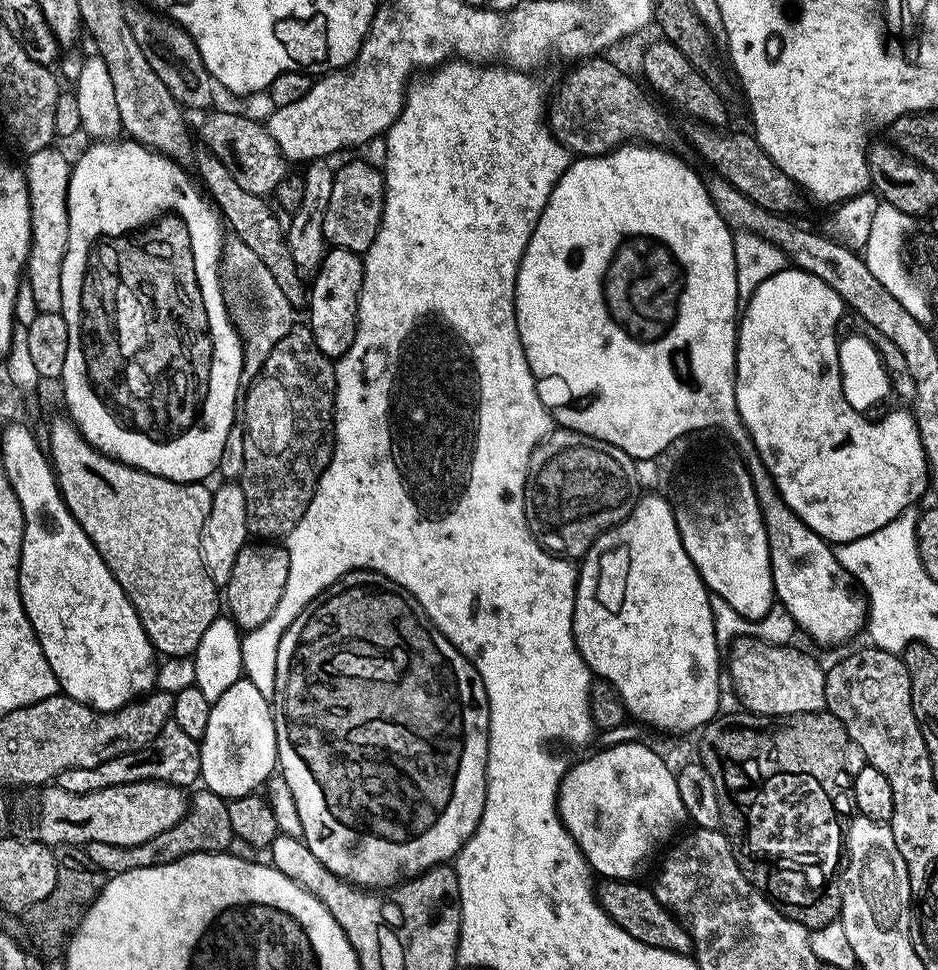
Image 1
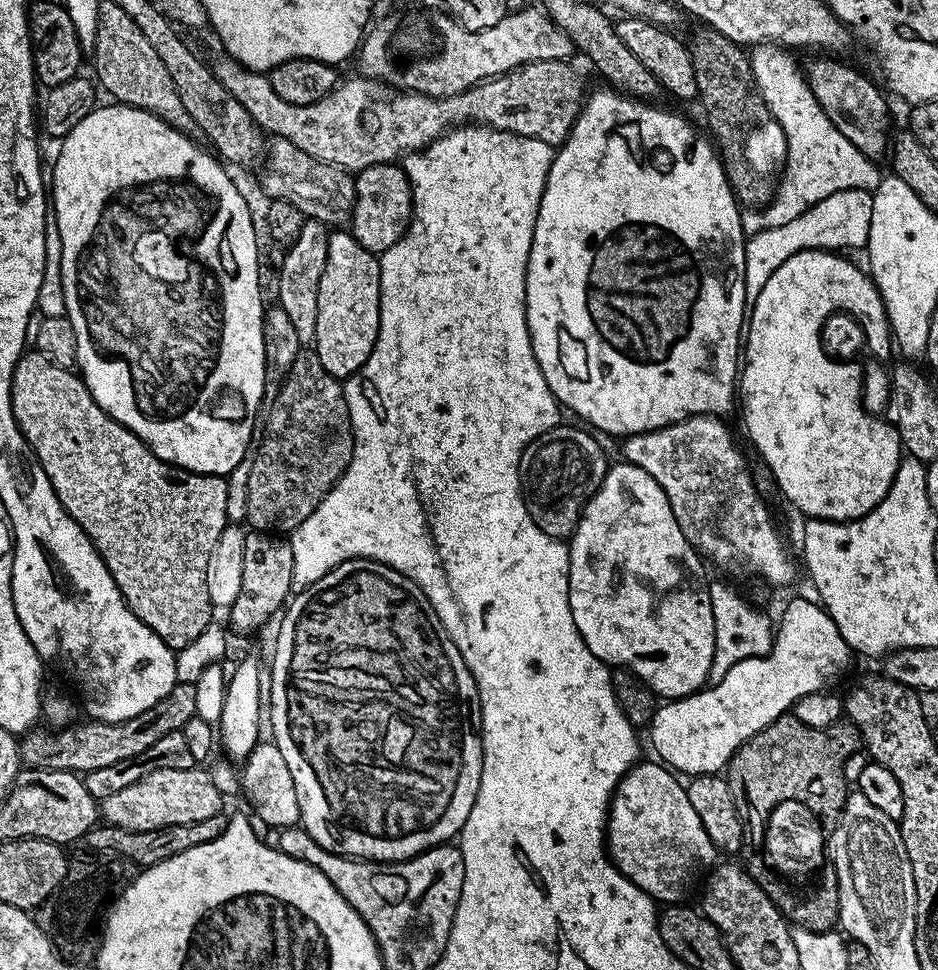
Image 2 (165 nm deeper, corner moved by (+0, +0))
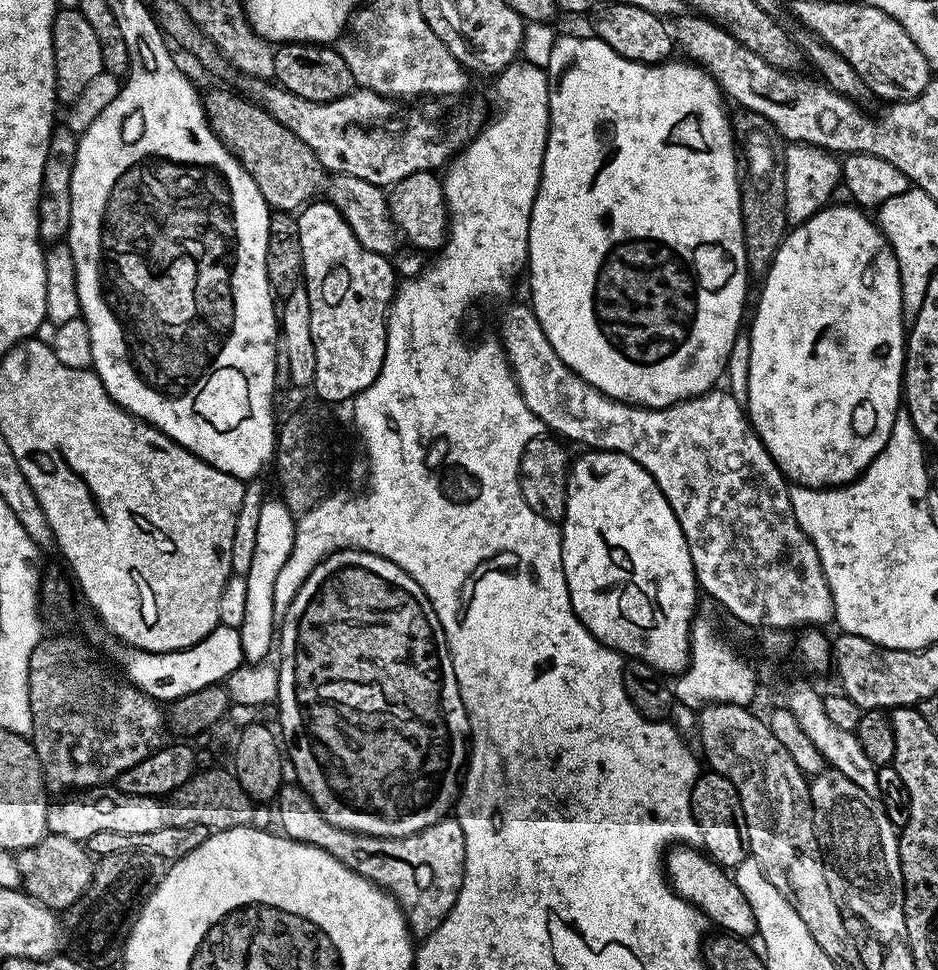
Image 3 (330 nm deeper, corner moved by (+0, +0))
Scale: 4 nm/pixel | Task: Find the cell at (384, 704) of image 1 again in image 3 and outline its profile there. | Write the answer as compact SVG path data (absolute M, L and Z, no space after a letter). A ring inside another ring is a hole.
M342 548L339 552L332 552L322 563L314 566L314 570L308 575L306 582L298 590L294 602L288 607L287 614L283 616L282 627L278 632L278 656L279 652L280 662L278 661L278 669L280 689L278 707L280 706L280 728L284 731L284 738L282 734L282 744L286 749L286 760L289 765L292 763L292 768L296 771L296 776L294 776L295 783L308 791L308 797L316 803L318 810L327 820L334 822L334 826L338 826L342 830L350 830L358 834L381 836L382 838L402 838L403 836L409 836L415 832L426 830L426 826L434 826L434 822L445 819L453 811L454 805L458 800L458 793L462 787L462 773L466 768L466 757L470 752L468 715L466 714L466 706L462 702L462 694L458 690L458 678L454 678L454 666L452 665L452 655L446 642L446 634L438 622L438 614L434 614L434 606L430 606L430 602L426 598L422 586L418 586L418 582L414 582L414 578L410 578L401 568L394 566L394 562L390 562L386 558L375 556L359 548Z

